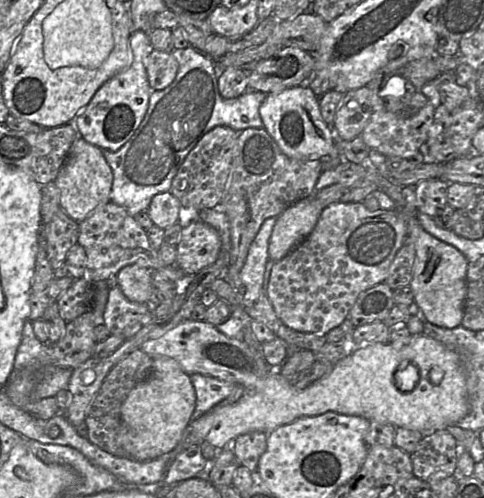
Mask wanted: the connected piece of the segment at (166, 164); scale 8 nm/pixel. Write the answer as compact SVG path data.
M191 45L172 52L179 63L174 81L163 90L152 90L144 119L119 150L102 149L113 173L110 200L133 217L148 209L154 195L170 191L182 162L211 129L219 125L236 131L263 127L259 108L267 93L247 89L236 98L224 98L218 89L221 69L215 60Z

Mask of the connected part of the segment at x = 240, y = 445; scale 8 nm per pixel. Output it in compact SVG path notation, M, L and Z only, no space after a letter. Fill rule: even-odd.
M250 432L239 435L231 443L231 449L240 465L252 474L256 473L259 459L266 450L267 435L263 432Z

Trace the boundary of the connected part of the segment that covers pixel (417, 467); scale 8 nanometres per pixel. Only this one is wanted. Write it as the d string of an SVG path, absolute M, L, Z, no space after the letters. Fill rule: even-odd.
M446 429L424 434L415 451L409 454L414 477L423 481L436 481L455 475L459 452L456 439Z

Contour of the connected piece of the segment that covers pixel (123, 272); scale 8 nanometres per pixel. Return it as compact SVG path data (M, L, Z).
M136 264L124 266L117 273L117 286L130 301L146 303L155 296L151 273L152 269Z

